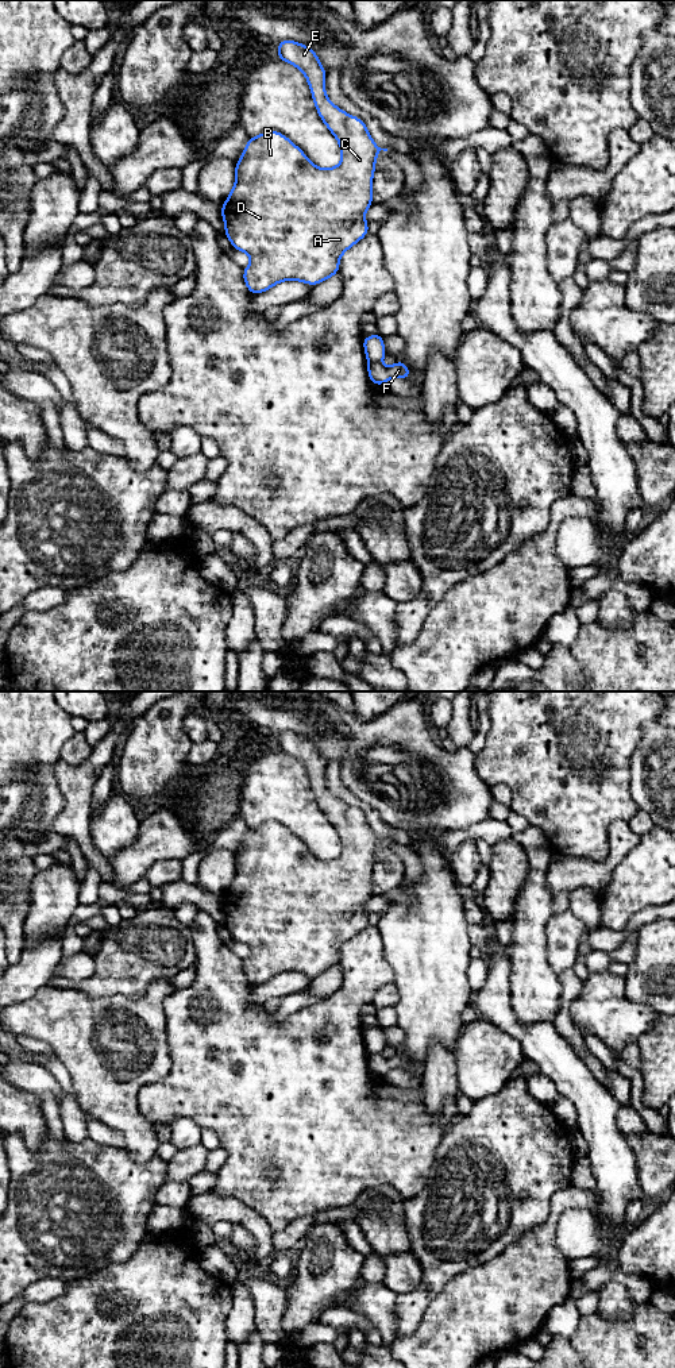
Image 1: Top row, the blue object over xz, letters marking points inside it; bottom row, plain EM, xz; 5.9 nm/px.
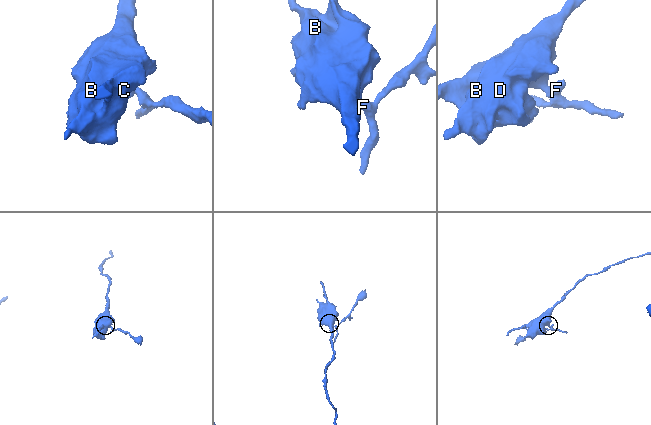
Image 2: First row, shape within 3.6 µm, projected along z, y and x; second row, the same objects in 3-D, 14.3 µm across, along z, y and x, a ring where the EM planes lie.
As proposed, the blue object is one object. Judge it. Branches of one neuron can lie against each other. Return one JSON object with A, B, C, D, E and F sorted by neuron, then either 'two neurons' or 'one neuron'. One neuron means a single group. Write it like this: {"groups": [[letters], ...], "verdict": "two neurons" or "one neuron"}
{"groups": [["A", "B", "C", "D", "E"], ["F"]], "verdict": "two neurons"}

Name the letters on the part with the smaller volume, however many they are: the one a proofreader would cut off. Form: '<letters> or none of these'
F

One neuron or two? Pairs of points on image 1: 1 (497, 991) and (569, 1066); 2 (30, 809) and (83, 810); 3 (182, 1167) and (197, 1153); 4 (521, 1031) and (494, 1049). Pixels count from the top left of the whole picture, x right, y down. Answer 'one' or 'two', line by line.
1: one
2: two
3: one
4: two

